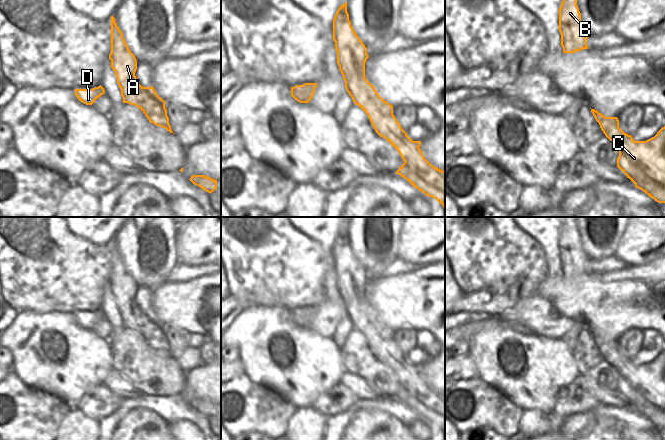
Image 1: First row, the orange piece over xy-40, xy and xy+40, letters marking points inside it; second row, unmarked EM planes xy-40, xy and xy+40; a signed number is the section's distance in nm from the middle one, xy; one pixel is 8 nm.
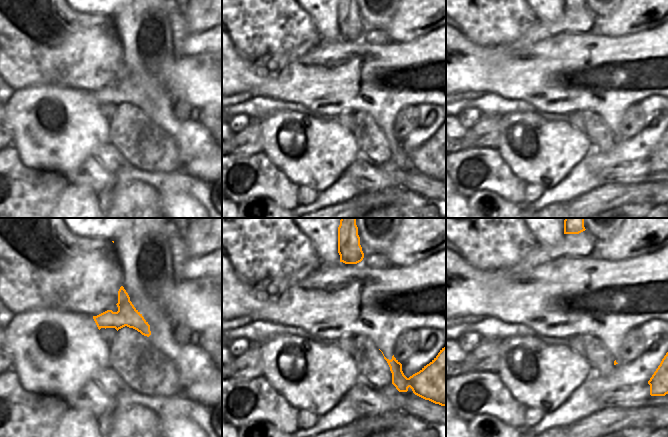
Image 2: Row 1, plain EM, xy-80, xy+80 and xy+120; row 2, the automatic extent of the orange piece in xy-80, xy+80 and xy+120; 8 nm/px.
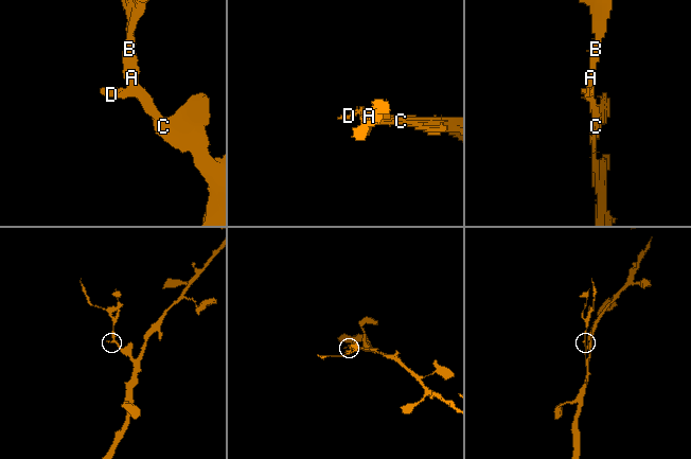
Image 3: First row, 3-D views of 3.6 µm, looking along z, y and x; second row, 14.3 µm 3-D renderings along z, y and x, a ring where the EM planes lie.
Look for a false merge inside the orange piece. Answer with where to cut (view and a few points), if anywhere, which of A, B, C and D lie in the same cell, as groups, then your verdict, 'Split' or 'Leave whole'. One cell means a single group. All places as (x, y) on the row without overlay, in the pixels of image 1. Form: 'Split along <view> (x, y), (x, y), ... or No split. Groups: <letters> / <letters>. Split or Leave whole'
Split along xy (392, 338), (384, 337), (377, 344), (377, 351), (375, 353). Groups: A B D / C. Split

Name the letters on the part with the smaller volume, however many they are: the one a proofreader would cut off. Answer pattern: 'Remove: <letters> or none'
Remove: A, B, D

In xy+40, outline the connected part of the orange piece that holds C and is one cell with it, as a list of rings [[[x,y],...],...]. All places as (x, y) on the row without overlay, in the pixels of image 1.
[[[605,341],[601,344],[600,352],[619,374],[617,391],[635,408],[636,412],[656,426],[665,427],[665,350],[646,365],[634,365],[631,359],[624,357],[619,352],[617,341]]]

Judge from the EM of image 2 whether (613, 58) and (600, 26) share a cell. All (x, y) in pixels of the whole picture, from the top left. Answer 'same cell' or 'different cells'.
different cells

